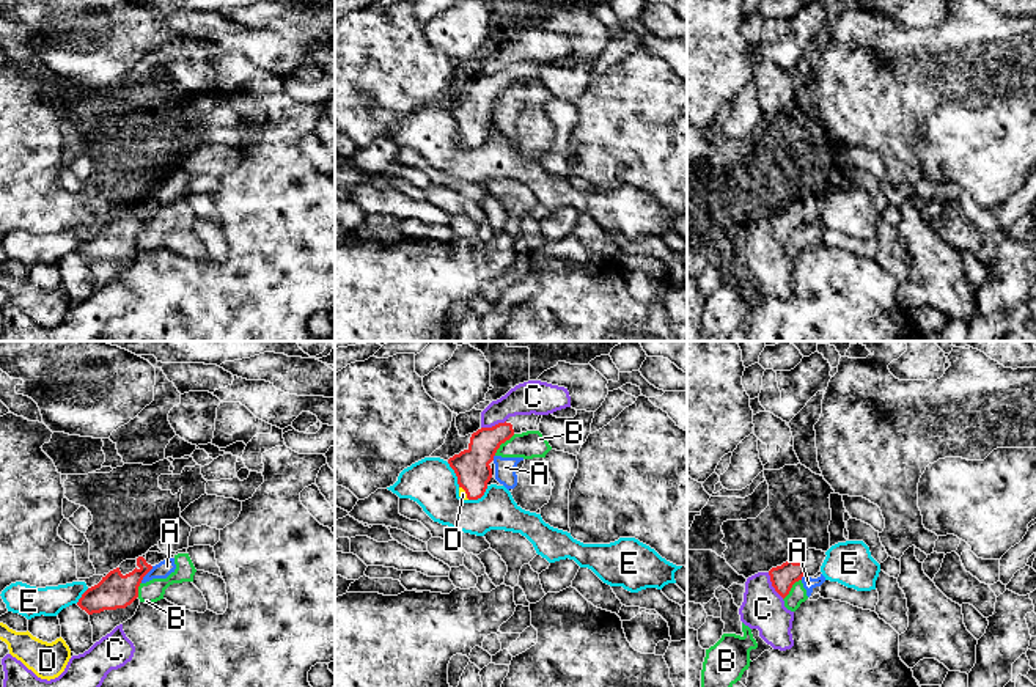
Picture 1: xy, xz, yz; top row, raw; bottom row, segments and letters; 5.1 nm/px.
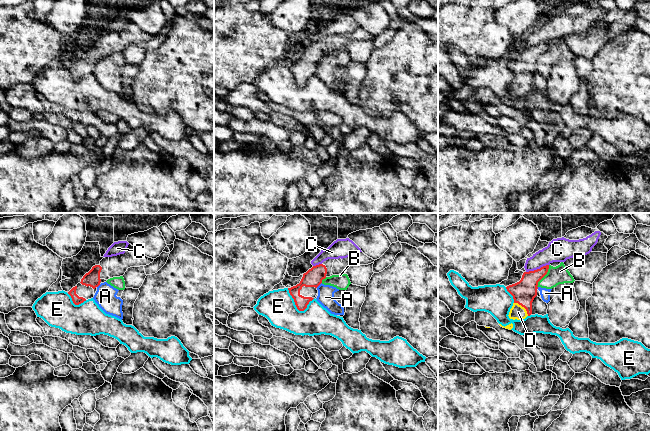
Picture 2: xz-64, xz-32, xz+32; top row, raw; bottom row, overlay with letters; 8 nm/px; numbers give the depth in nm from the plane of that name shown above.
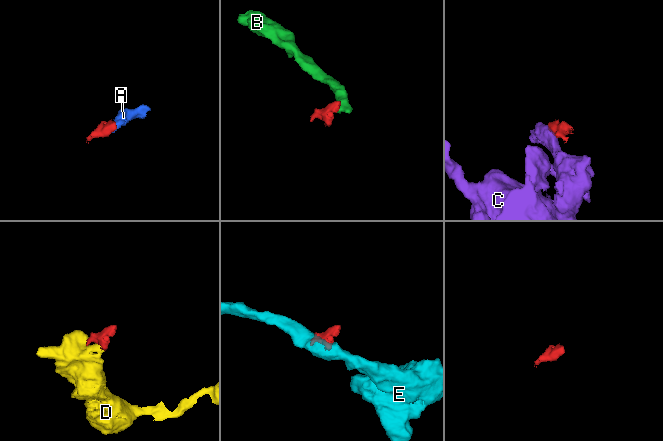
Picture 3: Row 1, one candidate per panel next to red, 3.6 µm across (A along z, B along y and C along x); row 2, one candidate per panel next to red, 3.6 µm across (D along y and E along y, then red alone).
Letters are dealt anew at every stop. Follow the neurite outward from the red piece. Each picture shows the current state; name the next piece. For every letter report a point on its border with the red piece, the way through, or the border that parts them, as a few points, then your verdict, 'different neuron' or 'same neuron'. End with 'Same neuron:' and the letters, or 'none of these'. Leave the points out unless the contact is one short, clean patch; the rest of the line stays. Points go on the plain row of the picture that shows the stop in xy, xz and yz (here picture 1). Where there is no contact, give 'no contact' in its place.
A: contact xy (146, 220); border xy (153, 214), (140, 230); different neuron
B: contact xz (502, 90); border xz (514, 82), (494, 102); different neuron
C: contact yz (772, 233); border yz (767, 220), (772, 235), (783, 246); different neuron
D: contact xz (466, 140); way xz (470, 113), (466, 140), (462, 142); same neuron
E: contact xz (456, 123); different neuron
Same neuron: D

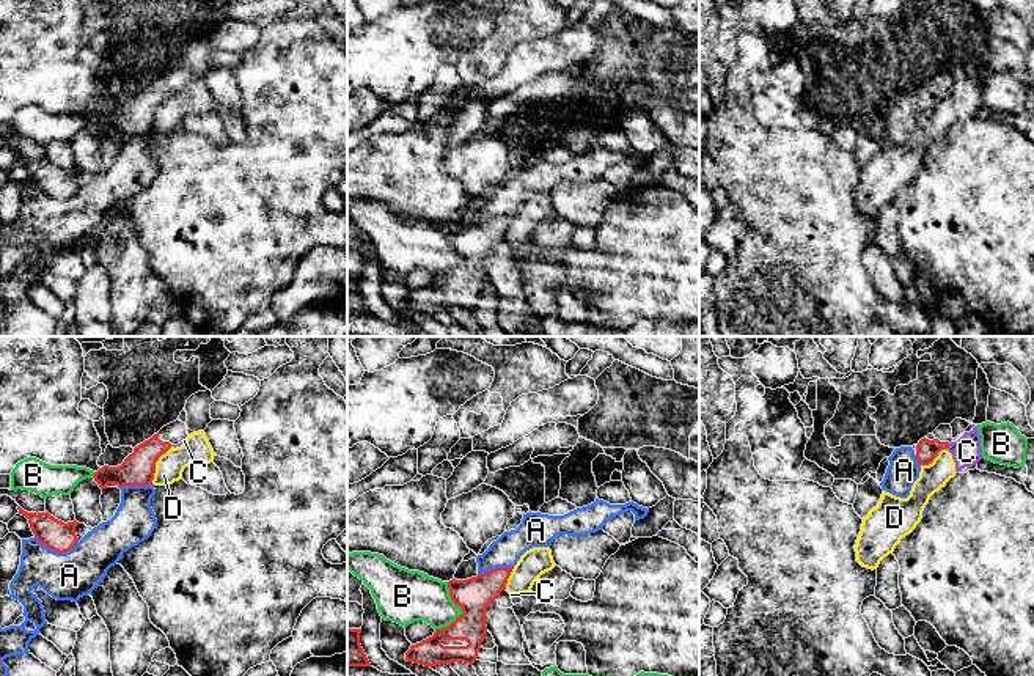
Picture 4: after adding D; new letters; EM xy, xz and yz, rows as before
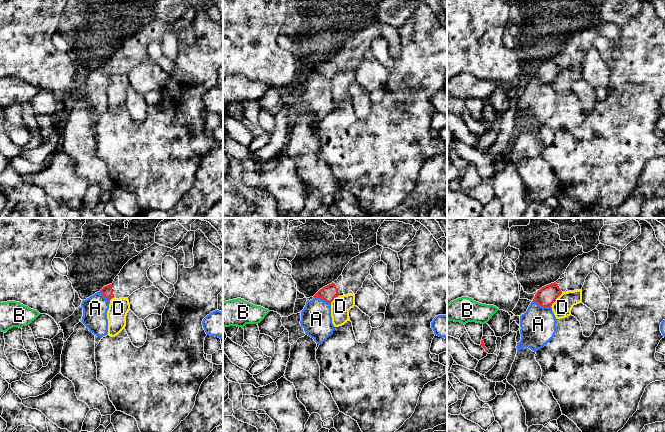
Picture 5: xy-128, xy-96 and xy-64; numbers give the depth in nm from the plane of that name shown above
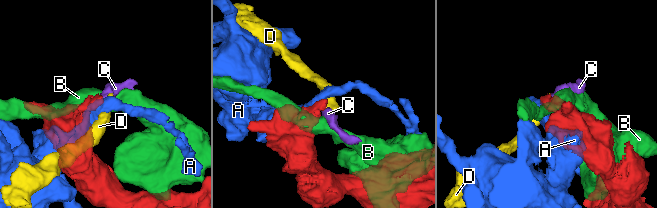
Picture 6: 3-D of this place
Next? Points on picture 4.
A: contact xy (57, 198); different neuron
B: contact xz (462, 258); different neuron
C: contact yz (948, 93); border yz (951, 91), (945, 96); different neuron
D: contact xy (154, 112); border xy (172, 93), (156, 110), (151, 131); different neuron
Same neuron: none of these

